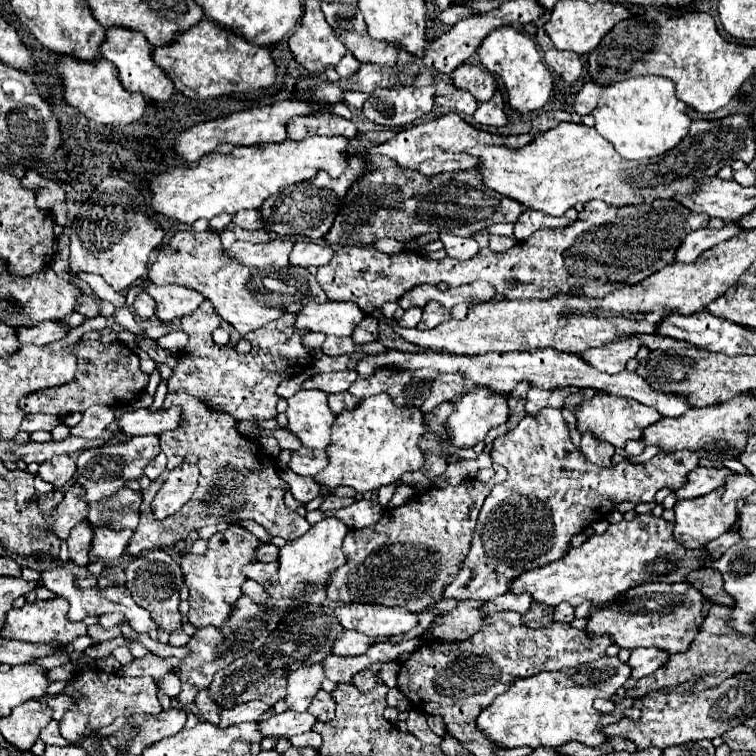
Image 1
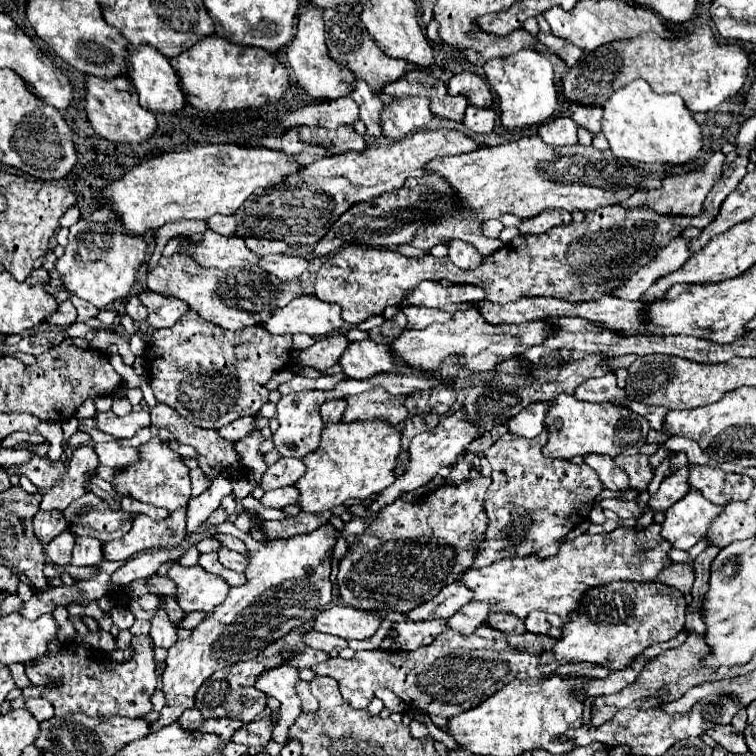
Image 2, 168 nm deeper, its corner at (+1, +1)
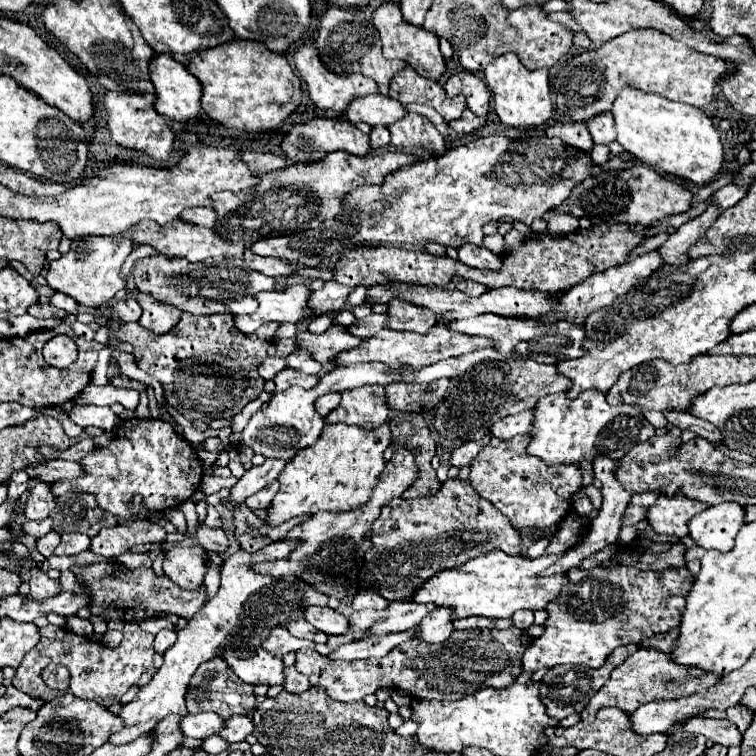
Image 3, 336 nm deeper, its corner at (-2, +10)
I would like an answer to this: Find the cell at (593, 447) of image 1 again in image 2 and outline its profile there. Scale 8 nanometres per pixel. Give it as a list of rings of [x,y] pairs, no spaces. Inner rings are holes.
[[[589,455],[585,457],[585,463],[599,475],[605,489],[609,491],[627,491],[629,489],[627,473],[621,467],[617,467],[617,463],[611,457]]]

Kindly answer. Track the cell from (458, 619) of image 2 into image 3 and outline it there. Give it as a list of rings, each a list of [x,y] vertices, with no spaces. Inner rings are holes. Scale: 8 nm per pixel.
[[[436,608],[418,624],[420,638],[430,640],[430,642],[442,642],[448,640],[450,634],[454,632],[454,610],[452,608]]]

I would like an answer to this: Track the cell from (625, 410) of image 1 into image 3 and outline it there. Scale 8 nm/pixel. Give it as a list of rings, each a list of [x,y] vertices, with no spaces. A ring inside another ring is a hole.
[[[558,392],[538,400],[532,436],[534,438],[532,444],[528,444],[528,452],[540,456],[546,464],[578,464],[582,456],[588,460],[598,454],[622,458],[634,444],[642,444],[654,436],[654,428],[638,408],[630,404],[608,404],[604,392],[582,392],[576,400],[570,400],[566,392]]]

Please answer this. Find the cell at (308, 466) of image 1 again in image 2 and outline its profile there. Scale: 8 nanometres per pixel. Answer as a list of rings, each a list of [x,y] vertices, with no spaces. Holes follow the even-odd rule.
[[[281,457],[277,463],[273,463],[271,467],[267,467],[267,471],[261,477],[259,487],[263,491],[287,487],[287,485],[293,485],[303,473],[305,473],[305,465],[303,465],[301,459]]]

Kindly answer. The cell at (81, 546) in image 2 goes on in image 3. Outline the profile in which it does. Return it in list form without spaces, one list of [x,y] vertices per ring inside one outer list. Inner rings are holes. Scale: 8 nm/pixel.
[[[64,534],[62,536],[62,542],[58,544],[58,548],[54,550],[54,554],[58,556],[74,556],[82,550],[88,550],[90,548],[90,538],[86,534]]]

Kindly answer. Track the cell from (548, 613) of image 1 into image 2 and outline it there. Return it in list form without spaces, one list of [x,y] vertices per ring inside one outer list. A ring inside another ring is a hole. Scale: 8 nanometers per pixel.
[[[491,613],[487,623],[485,625],[491,625],[499,631],[505,631],[505,633],[517,633],[517,635],[523,635],[525,633],[525,623],[521,619],[515,619],[515,617],[507,617],[505,613]]]

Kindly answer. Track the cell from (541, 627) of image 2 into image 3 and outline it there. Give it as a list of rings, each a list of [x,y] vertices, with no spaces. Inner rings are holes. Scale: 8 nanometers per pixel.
[[[518,610],[518,612],[514,612],[512,620],[514,620],[514,626],[518,626],[518,628],[530,628],[534,624],[534,612],[532,610]]]

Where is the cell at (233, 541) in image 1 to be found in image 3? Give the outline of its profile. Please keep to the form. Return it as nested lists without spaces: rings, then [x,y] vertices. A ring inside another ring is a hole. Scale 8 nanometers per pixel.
[[[178,546],[166,552],[164,572],[166,576],[184,590],[200,590],[206,576],[206,558],[202,546]]]

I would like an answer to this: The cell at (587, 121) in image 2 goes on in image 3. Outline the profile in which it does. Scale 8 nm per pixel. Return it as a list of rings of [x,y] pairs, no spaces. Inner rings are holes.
[[[610,112],[596,114],[594,118],[586,120],[584,124],[590,130],[596,144],[610,144],[612,140],[616,140],[616,136],[614,136],[614,120],[612,120]]]

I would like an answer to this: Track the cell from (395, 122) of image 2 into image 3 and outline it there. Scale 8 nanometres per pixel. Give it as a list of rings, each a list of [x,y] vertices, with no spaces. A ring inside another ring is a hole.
[[[408,112],[404,118],[388,126],[392,136],[392,146],[402,148],[430,148],[436,154],[444,154],[444,136],[434,128],[434,124],[418,112]]]

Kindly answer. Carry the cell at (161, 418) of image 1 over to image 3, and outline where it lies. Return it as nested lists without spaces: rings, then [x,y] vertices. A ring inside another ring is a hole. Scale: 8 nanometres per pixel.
[[[74,406],[70,418],[82,428],[98,426],[102,430],[116,430],[120,424],[120,418],[112,412],[112,408],[100,408],[100,406]]]

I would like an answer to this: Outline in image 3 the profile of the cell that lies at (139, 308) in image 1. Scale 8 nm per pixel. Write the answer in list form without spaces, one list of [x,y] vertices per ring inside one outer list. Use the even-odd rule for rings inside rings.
[[[134,296],[122,300],[122,302],[116,302],[114,306],[114,312],[118,314],[118,318],[122,322],[138,322],[140,320],[140,314],[142,314],[142,308],[138,304],[138,300]]]

